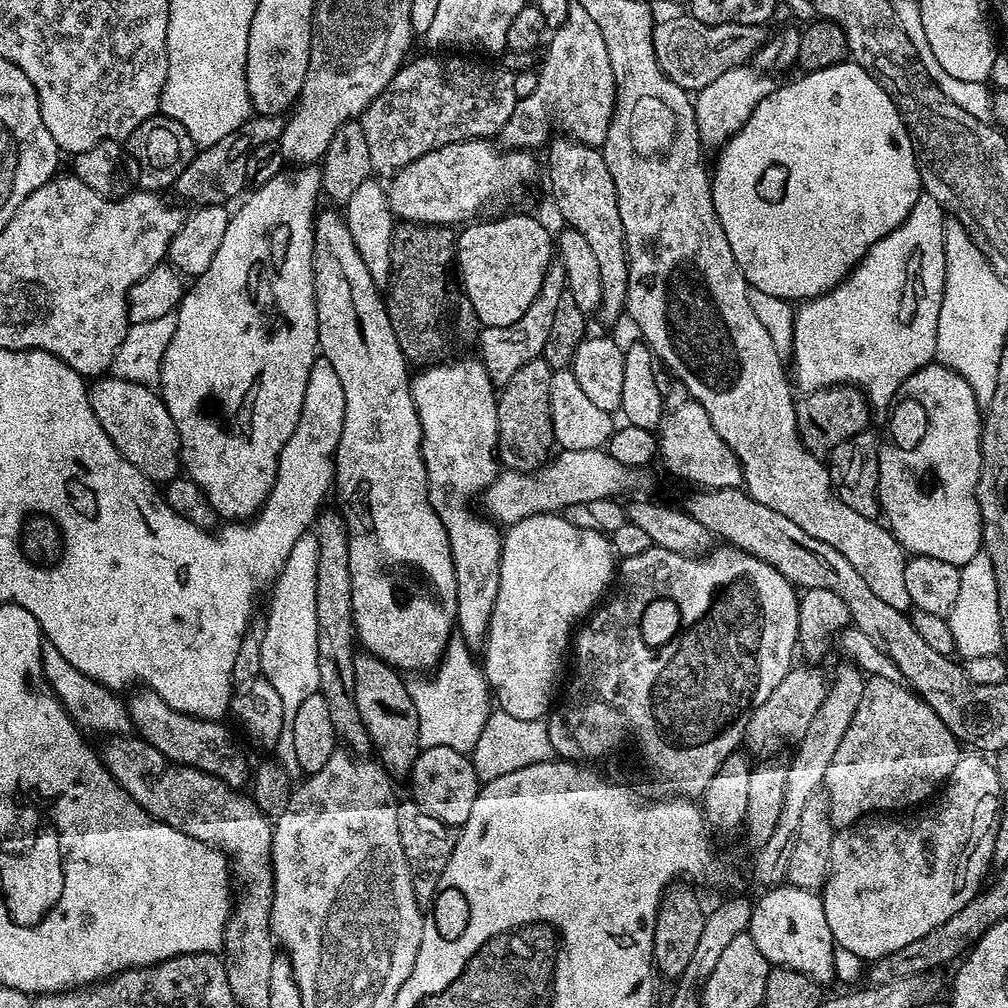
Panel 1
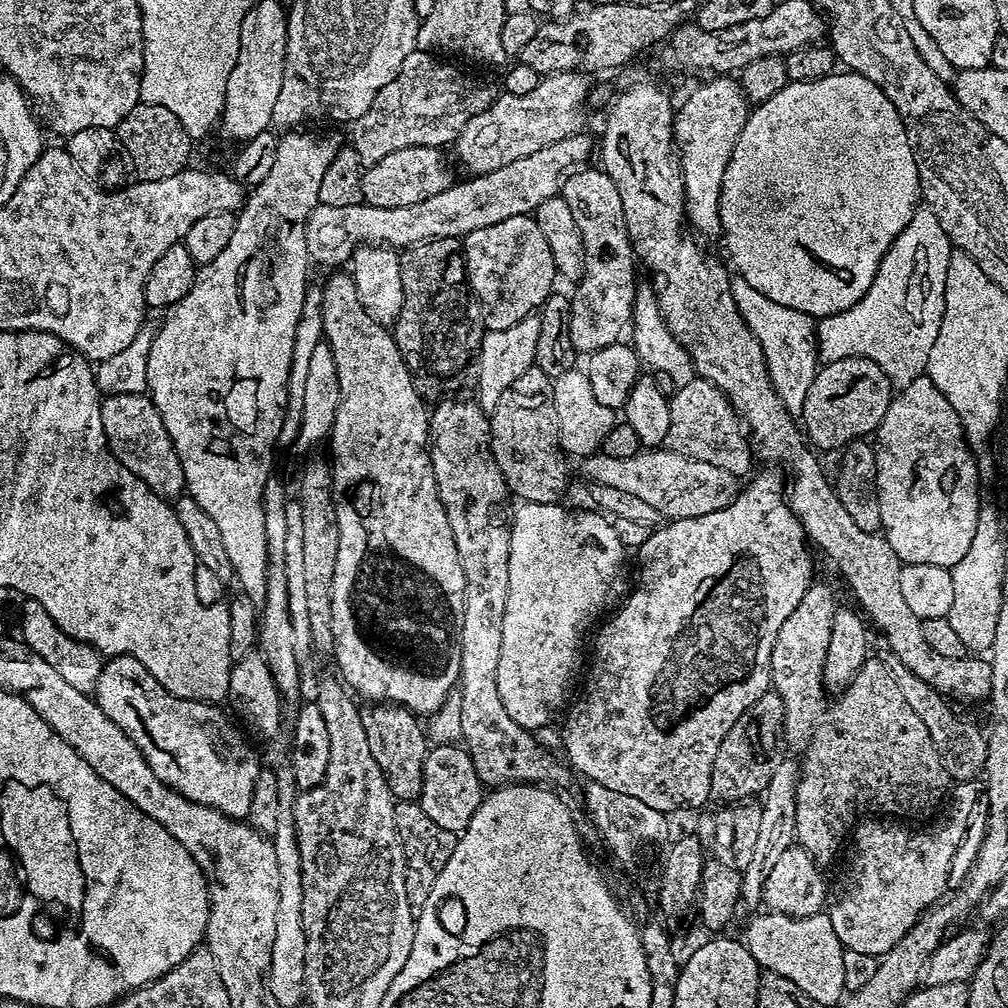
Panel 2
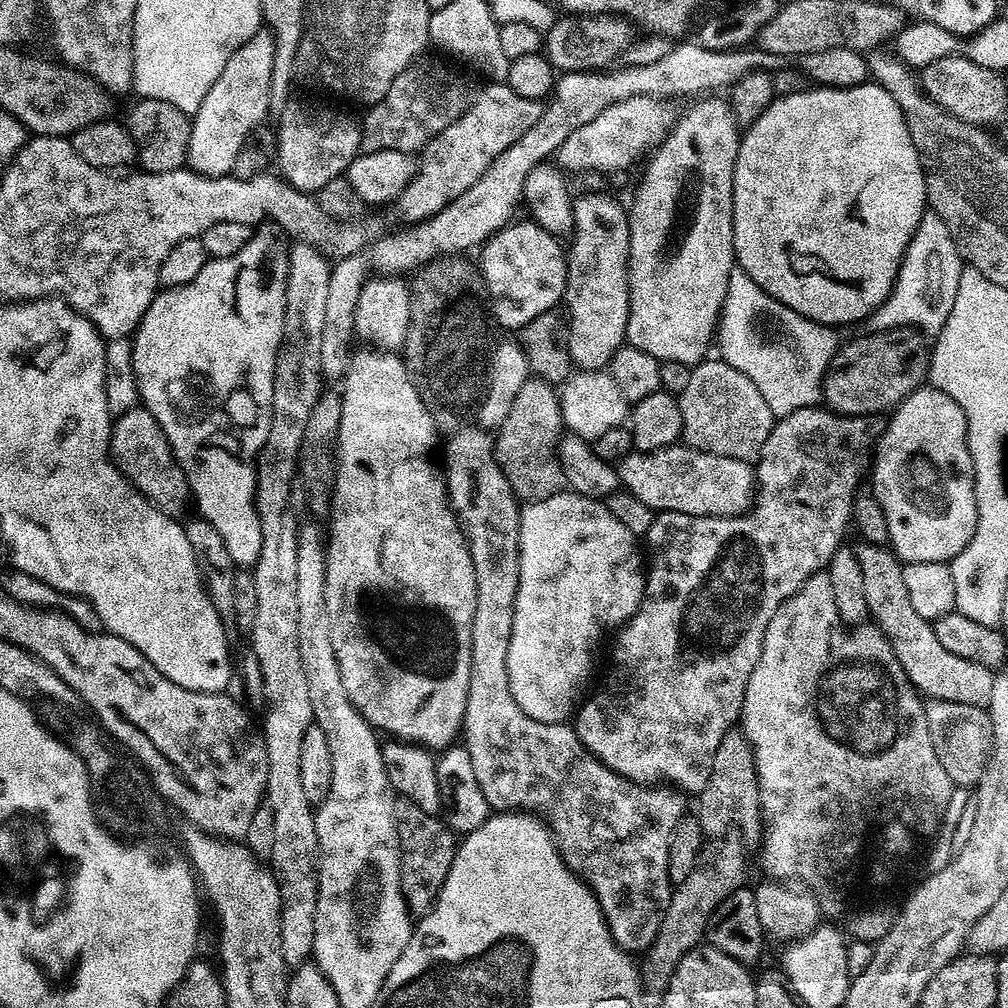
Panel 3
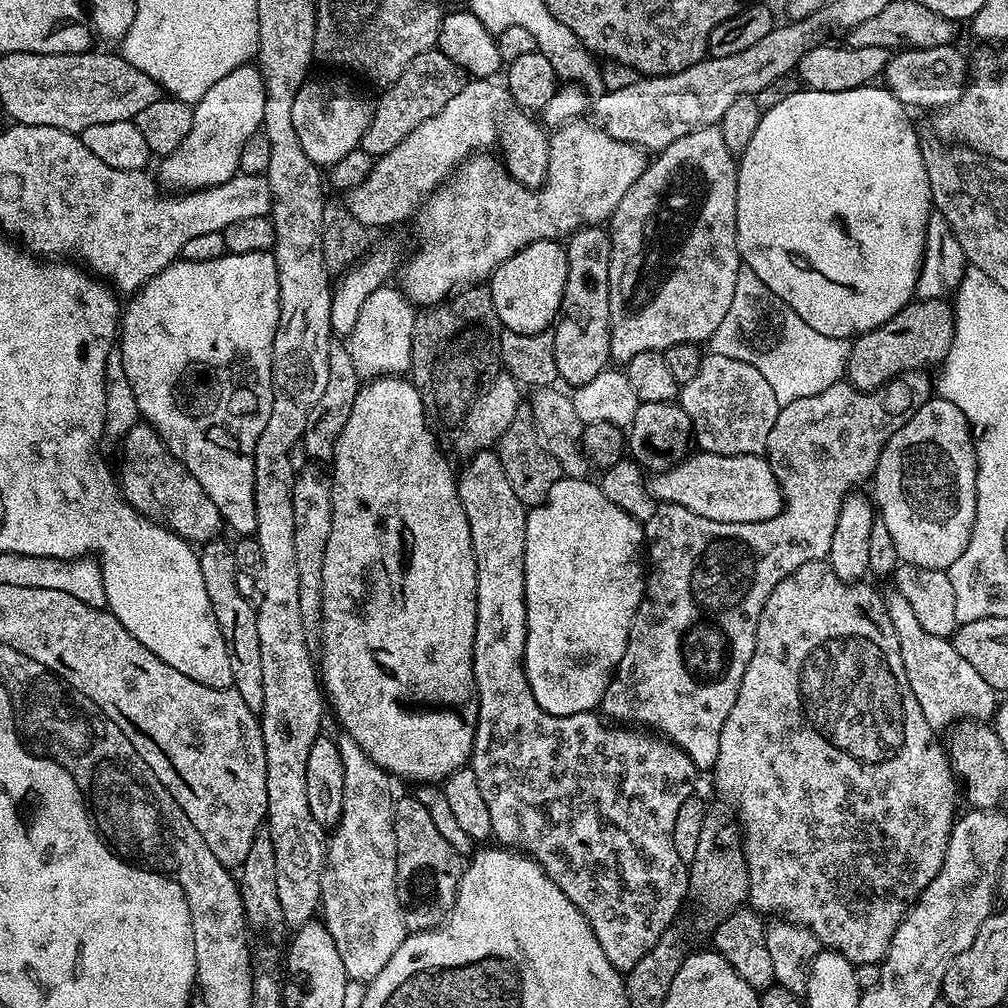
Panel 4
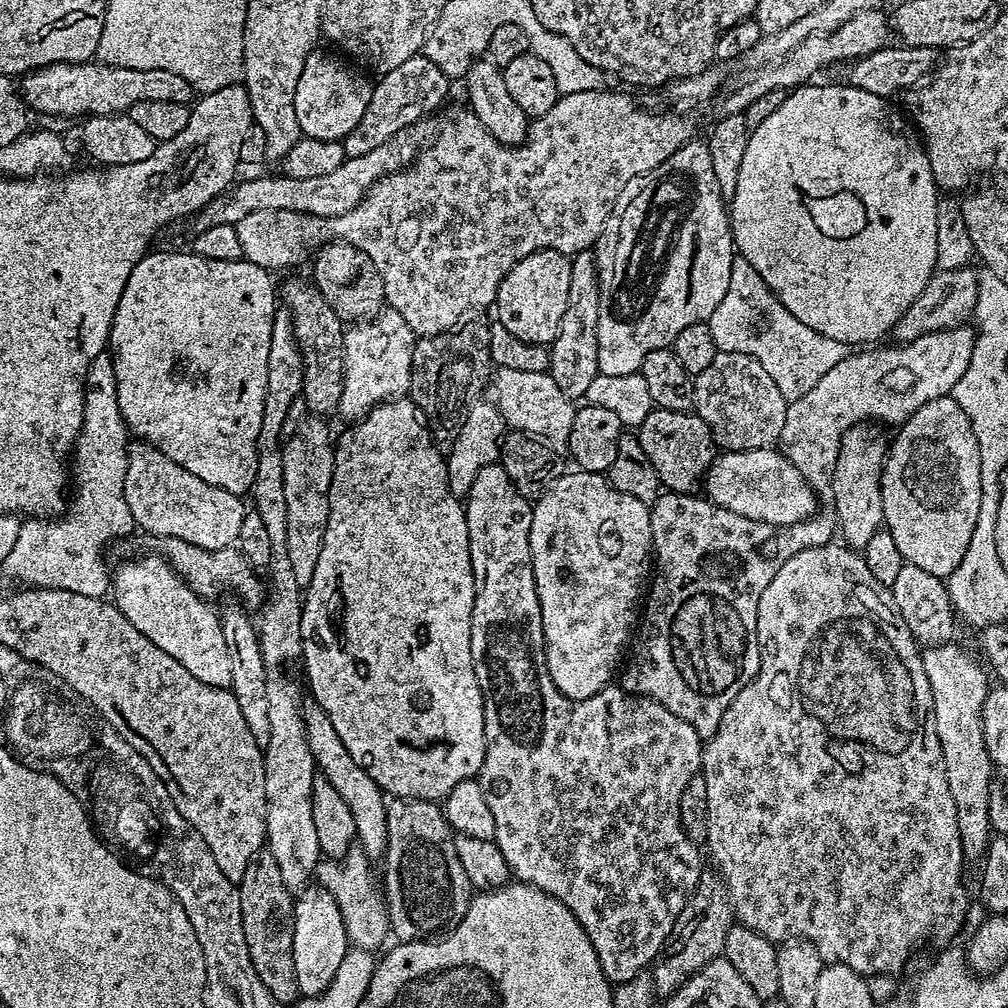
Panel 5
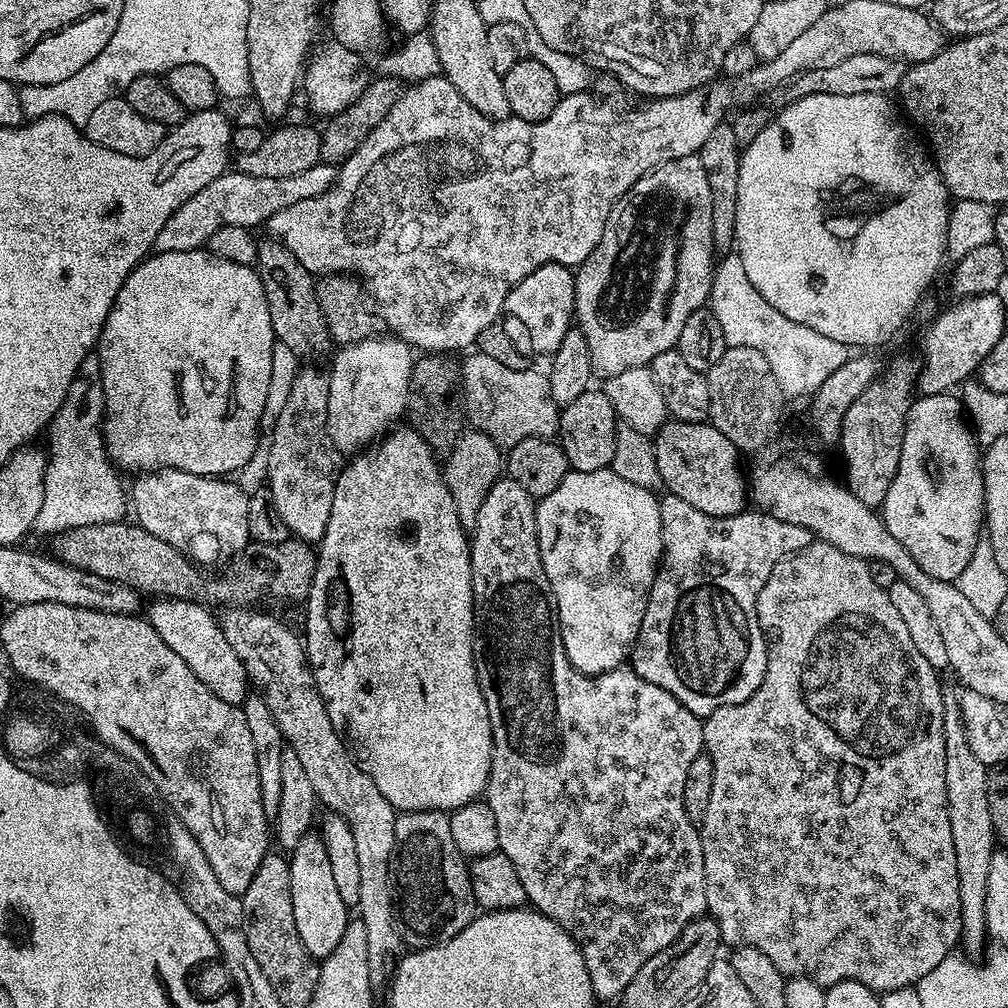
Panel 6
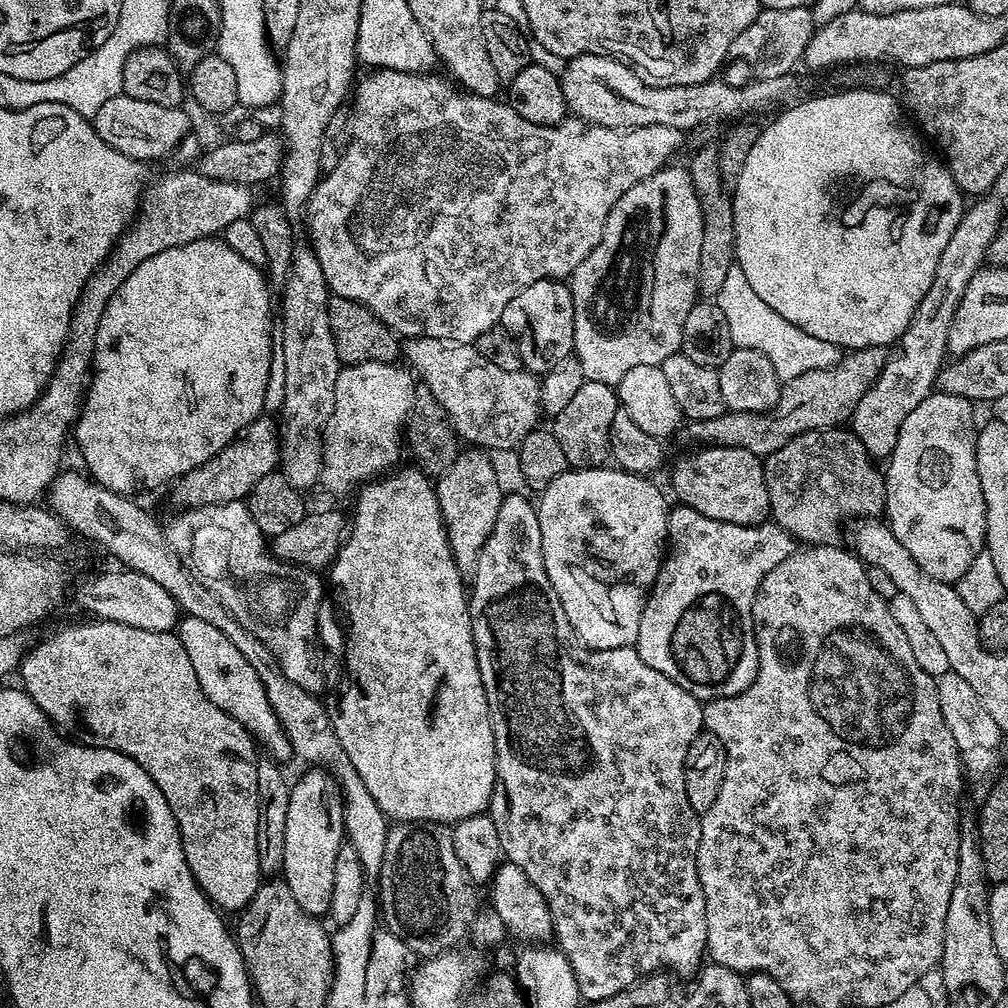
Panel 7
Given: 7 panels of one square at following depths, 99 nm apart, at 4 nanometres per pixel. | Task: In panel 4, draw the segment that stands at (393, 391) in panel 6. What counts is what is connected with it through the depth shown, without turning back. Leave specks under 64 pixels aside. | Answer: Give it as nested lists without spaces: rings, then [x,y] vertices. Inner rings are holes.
[[[385,286],[374,290],[362,302],[358,322],[346,337],[346,347],[350,358],[354,358],[354,370],[361,378],[378,376],[398,376],[412,367],[412,335],[418,312],[396,286]]]

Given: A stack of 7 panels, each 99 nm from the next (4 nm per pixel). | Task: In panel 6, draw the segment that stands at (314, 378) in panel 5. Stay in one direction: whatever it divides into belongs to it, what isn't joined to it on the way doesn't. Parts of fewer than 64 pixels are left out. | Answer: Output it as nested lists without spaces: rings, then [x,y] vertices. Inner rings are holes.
[[[275,238],[261,239],[256,245],[255,267],[260,274],[262,290],[266,294],[266,302],[270,306],[270,326],[274,330],[277,341],[289,348],[296,358],[305,356],[305,361],[312,362],[315,356],[329,355],[328,347],[334,341],[328,334],[326,318],[322,314],[320,299],[316,293],[317,281],[314,273],[306,270],[294,254],[282,241]],[[328,352],[328,353],[327,353]]]

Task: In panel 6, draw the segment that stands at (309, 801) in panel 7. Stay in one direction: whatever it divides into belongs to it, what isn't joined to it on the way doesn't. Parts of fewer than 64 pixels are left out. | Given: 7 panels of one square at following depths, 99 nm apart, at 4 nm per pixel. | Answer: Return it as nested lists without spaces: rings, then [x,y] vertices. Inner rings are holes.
[[[307,834],[302,837],[298,842],[296,848],[291,849],[290,859],[288,865],[290,866],[290,898],[292,899],[292,905],[294,906],[294,926],[298,926],[298,938],[302,938],[302,946],[306,946],[308,953],[312,955],[312,959],[317,962],[322,962],[327,956],[334,950],[334,946],[338,946],[338,942],[342,942],[342,934],[346,934],[346,926],[350,923],[350,912],[349,905],[342,902],[342,894],[338,894],[338,889],[334,883],[334,874],[330,870],[330,854],[326,850],[323,839],[319,835]]]

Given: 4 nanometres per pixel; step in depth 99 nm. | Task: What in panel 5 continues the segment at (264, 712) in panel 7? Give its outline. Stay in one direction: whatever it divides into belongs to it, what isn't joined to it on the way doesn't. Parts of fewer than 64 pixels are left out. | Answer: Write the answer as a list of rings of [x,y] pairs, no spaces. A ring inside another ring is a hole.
[[[158,554],[140,556],[114,572],[114,603],[130,626],[142,630],[158,650],[178,658],[198,682],[230,689],[230,650],[222,634],[217,609],[203,600]]]

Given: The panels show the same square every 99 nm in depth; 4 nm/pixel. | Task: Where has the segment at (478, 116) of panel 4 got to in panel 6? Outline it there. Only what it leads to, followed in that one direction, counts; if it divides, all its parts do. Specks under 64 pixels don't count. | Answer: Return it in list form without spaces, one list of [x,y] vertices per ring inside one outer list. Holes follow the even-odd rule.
[[[321,162],[290,178],[254,178],[235,170],[223,172],[214,178],[214,182],[210,182],[210,186],[202,186],[194,198],[182,202],[182,206],[170,214],[166,226],[162,226],[162,234],[158,234],[155,251],[194,252],[203,249],[210,234],[222,226],[259,229],[259,224],[260,227],[267,225],[278,210],[286,210],[286,206],[294,206],[294,202],[303,202],[306,198],[322,194],[335,182],[337,171],[337,165]]]

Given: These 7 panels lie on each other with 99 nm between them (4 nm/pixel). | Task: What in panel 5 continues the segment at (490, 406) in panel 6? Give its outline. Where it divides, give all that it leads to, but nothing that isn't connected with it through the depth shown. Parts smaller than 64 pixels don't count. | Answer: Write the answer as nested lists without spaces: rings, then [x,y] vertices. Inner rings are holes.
[[[496,368],[490,377],[490,392],[491,388],[491,403],[502,414],[509,429],[527,432],[529,436],[544,441],[557,453],[567,453],[570,426],[574,426],[577,405],[566,394],[562,394],[562,390],[558,390],[558,382],[554,382],[548,372]]]

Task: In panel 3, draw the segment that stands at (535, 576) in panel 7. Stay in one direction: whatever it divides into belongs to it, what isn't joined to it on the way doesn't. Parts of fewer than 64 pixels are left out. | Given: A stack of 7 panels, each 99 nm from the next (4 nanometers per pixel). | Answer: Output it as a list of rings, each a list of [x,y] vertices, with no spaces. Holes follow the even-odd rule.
[[[460,426],[451,433],[448,445],[444,448],[444,460],[442,459],[442,471],[448,485],[448,500],[456,512],[456,518],[460,521],[460,527],[466,530],[468,537],[468,549],[470,558],[474,558],[474,578],[476,579],[476,609],[474,610],[474,626],[472,627],[472,661],[470,662],[470,690],[466,698],[466,714],[464,715],[464,727],[462,729],[462,747],[470,754],[470,763],[474,765],[474,774],[478,777],[478,786],[482,786],[482,794],[486,794],[486,802],[489,809],[496,812],[527,812],[531,815],[543,818],[552,833],[552,839],[556,842],[556,848],[560,851],[560,857],[564,865],[573,874],[580,877],[587,884],[589,890],[596,895],[596,901],[600,903],[602,914],[608,923],[610,934],[614,942],[623,952],[629,954],[643,954],[654,942],[658,934],[658,926],[662,922],[662,914],[672,897],[673,883],[668,873],[668,851],[670,850],[670,834],[674,834],[674,826],[684,815],[685,793],[671,786],[645,786],[628,780],[625,776],[619,776],[614,770],[607,768],[598,757],[592,756],[586,746],[578,738],[575,727],[567,723],[547,724],[530,718],[514,702],[514,694],[510,690],[510,682],[506,674],[506,650],[510,642],[510,630],[514,626],[514,602],[518,594],[518,574],[520,573],[520,509],[518,497],[512,493],[510,482],[506,482],[506,474],[502,474],[502,466],[496,461],[496,449],[494,440],[485,429],[479,426]]]

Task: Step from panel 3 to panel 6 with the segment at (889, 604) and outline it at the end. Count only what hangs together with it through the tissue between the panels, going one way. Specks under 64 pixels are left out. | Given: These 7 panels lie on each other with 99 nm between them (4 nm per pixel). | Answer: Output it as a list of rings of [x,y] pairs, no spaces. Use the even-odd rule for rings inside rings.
[[[952,694],[944,697],[942,734],[946,738],[946,802],[950,810],[950,838],[954,838],[954,858],[958,858],[960,944],[969,957],[976,958],[985,951],[984,940],[989,939],[986,930],[986,881],[990,871],[990,858],[998,851],[994,822],[990,822],[990,768],[989,765],[978,762],[974,750],[970,750],[970,742],[966,742],[960,702]]]

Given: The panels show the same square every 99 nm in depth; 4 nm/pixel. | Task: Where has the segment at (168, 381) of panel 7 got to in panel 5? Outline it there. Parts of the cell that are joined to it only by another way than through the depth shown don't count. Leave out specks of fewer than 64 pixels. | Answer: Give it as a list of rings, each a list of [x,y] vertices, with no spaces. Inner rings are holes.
[[[191,250],[185,252],[155,252],[149,251],[134,266],[134,270],[130,274],[130,278],[126,282],[126,290],[122,290],[122,298],[118,298],[118,310],[114,310],[114,322],[112,329],[108,335],[110,345],[110,355],[114,362],[114,374],[118,382],[118,406],[122,410],[122,418],[126,422],[129,433],[137,441],[153,444],[158,450],[162,450],[162,454],[166,454],[166,458],[176,460],[178,466],[182,466],[182,470],[192,470],[198,478],[202,478],[202,482],[206,482],[210,486],[218,486],[230,490],[230,494],[243,497],[245,494],[251,493],[256,483],[256,471],[258,470],[258,458],[262,455],[261,449],[256,449],[256,443],[260,440],[260,431],[264,428],[264,419],[266,413],[264,403],[268,400],[268,370],[273,363],[272,360],[272,327],[276,324],[276,304],[278,308],[278,284],[272,281],[273,273],[262,266],[254,266],[250,261],[235,260],[234,262],[214,262],[214,258],[202,258]]]

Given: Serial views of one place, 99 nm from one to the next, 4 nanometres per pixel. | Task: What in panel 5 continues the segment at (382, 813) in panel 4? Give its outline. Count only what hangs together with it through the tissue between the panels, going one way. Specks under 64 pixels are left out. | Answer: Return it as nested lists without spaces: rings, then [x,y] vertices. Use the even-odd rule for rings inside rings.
[[[353,850],[351,852],[347,852],[340,860],[325,859],[323,862],[320,862],[316,867],[314,876],[315,876],[315,879],[318,881],[319,887],[325,888],[326,891],[329,892],[330,894],[334,894],[334,902],[338,902],[338,910],[342,910],[342,922],[344,923],[344,926],[346,928],[346,934],[348,935],[349,945],[351,945],[353,949],[356,949],[362,952],[375,953],[377,951],[376,947],[378,947],[379,944],[382,943],[384,939],[386,938],[389,939],[390,925],[388,923],[388,910],[386,907],[386,900],[385,900],[385,897],[382,895],[381,889],[378,887],[377,873],[376,873],[376,876],[374,873],[372,873],[372,864],[373,864],[373,861],[370,859],[369,856],[367,856],[366,853],[364,853],[364,851]]]

